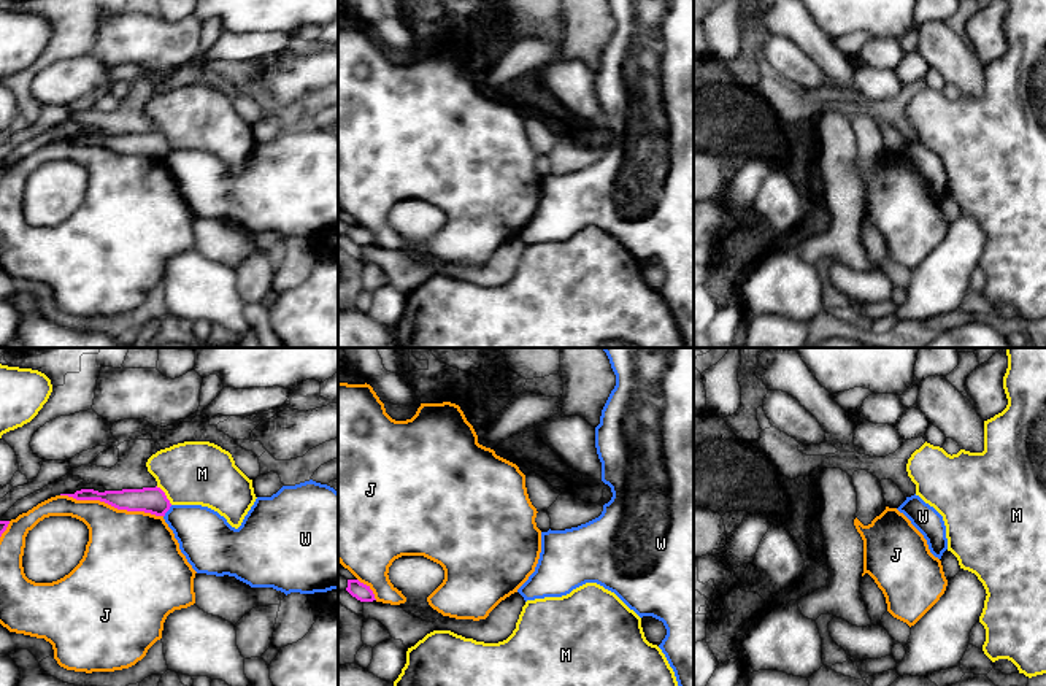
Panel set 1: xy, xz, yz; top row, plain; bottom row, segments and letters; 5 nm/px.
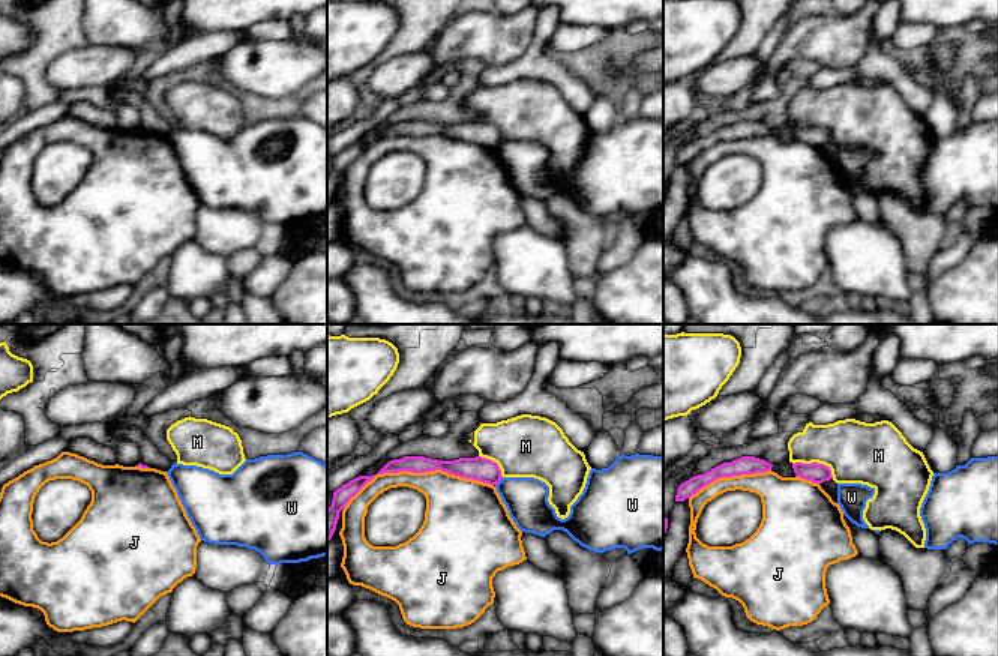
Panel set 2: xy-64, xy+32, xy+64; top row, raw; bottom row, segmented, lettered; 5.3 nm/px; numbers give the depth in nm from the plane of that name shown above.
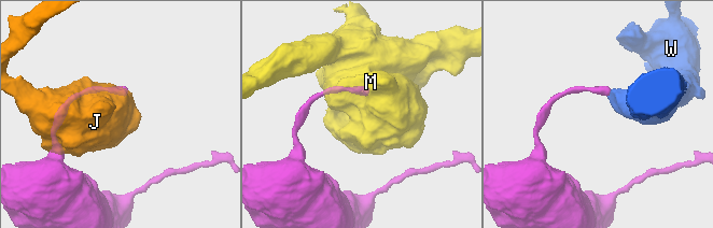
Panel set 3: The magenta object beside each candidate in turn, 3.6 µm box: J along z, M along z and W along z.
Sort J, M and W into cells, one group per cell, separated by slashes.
J / M / W

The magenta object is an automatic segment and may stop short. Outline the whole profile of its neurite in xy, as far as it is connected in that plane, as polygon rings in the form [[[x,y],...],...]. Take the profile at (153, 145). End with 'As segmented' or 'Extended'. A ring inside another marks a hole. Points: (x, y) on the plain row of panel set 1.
[[[157,130],[156,132],[143,132],[143,133],[105,135],[105,137],[98,137],[94,133],[81,133],[81,135],[76,135],[75,138],[60,138],[60,140],[68,140],[76,145],[100,145],[100,146],[105,146],[105,148],[117,152],[117,154],[144,156],[144,157],[151,157],[156,160],[165,160],[165,157],[171,151],[165,137]]]. As segmented

